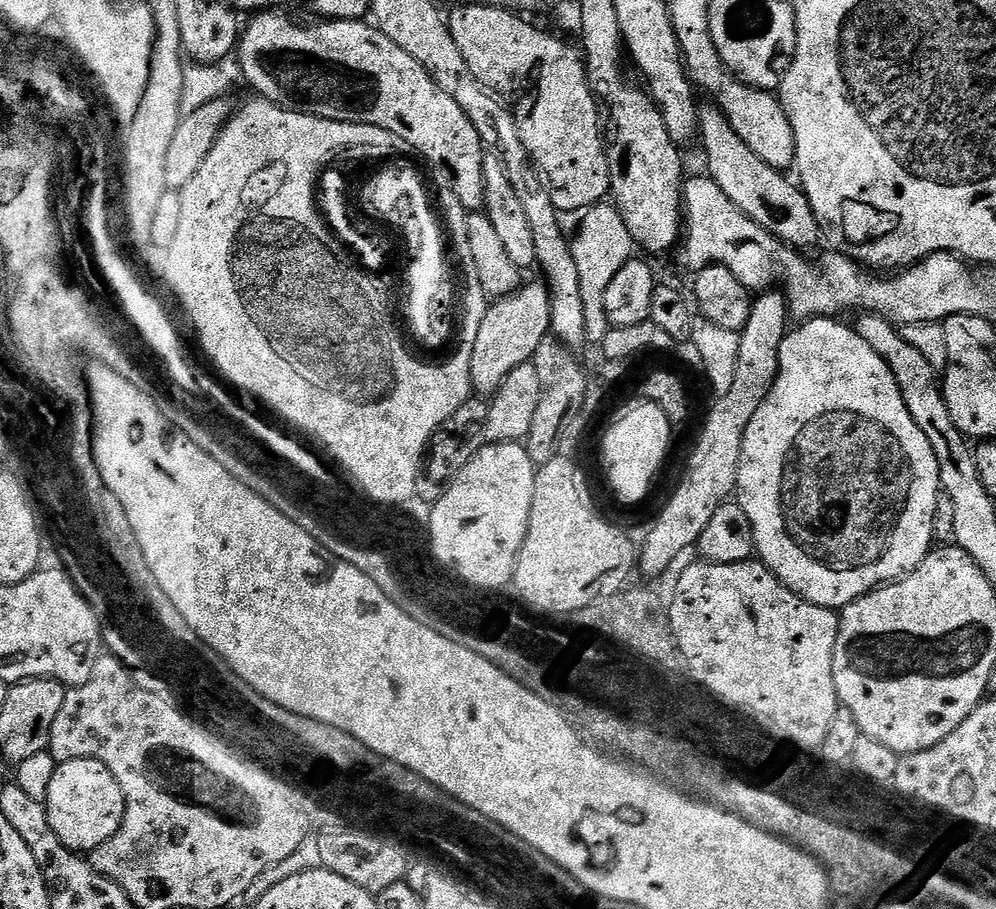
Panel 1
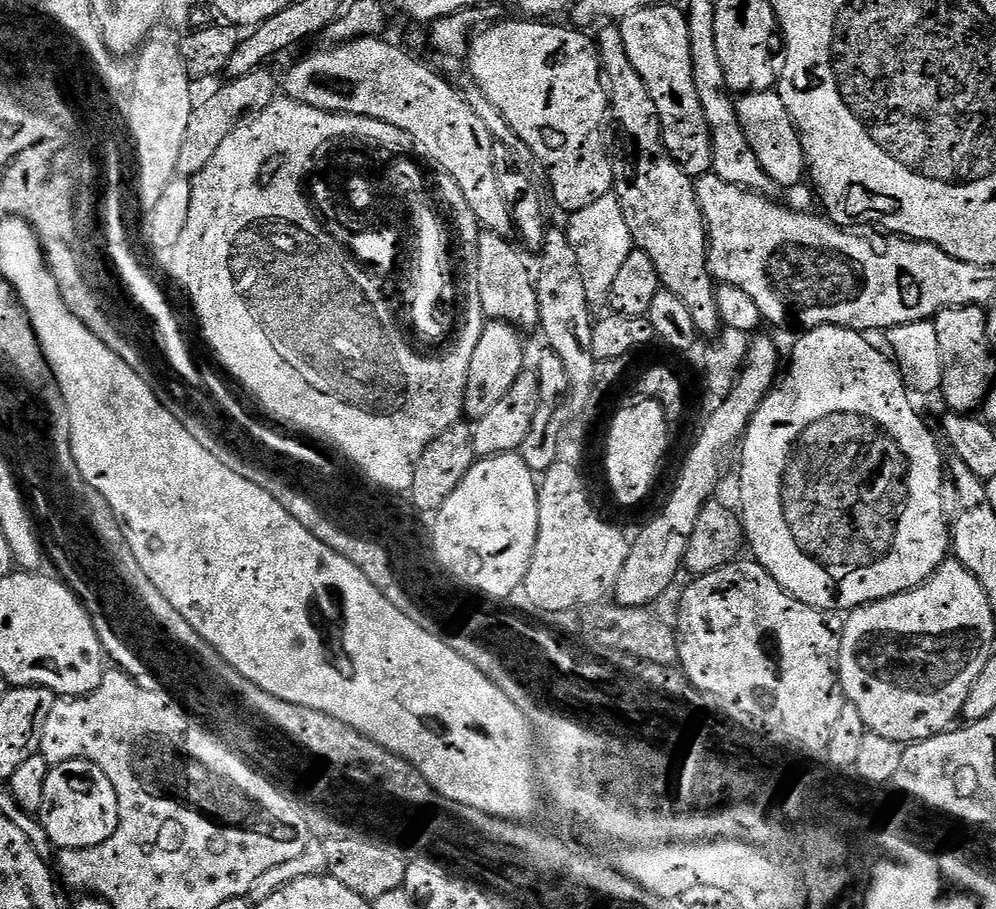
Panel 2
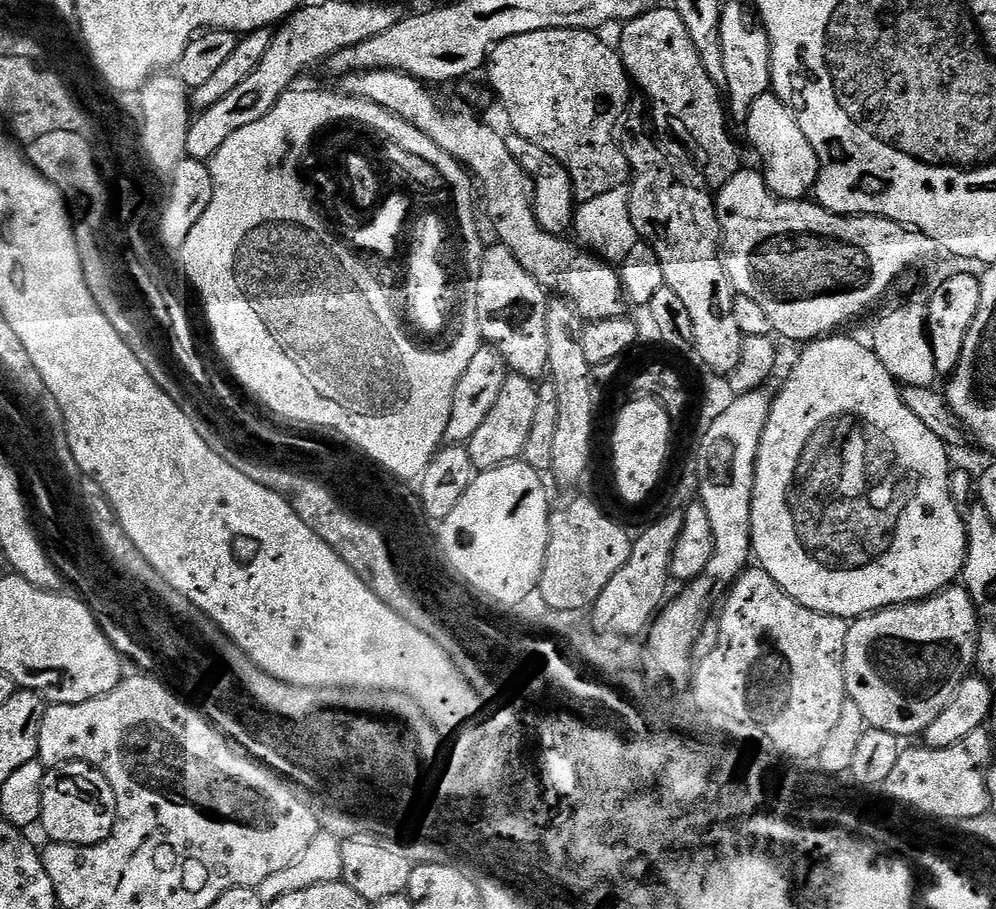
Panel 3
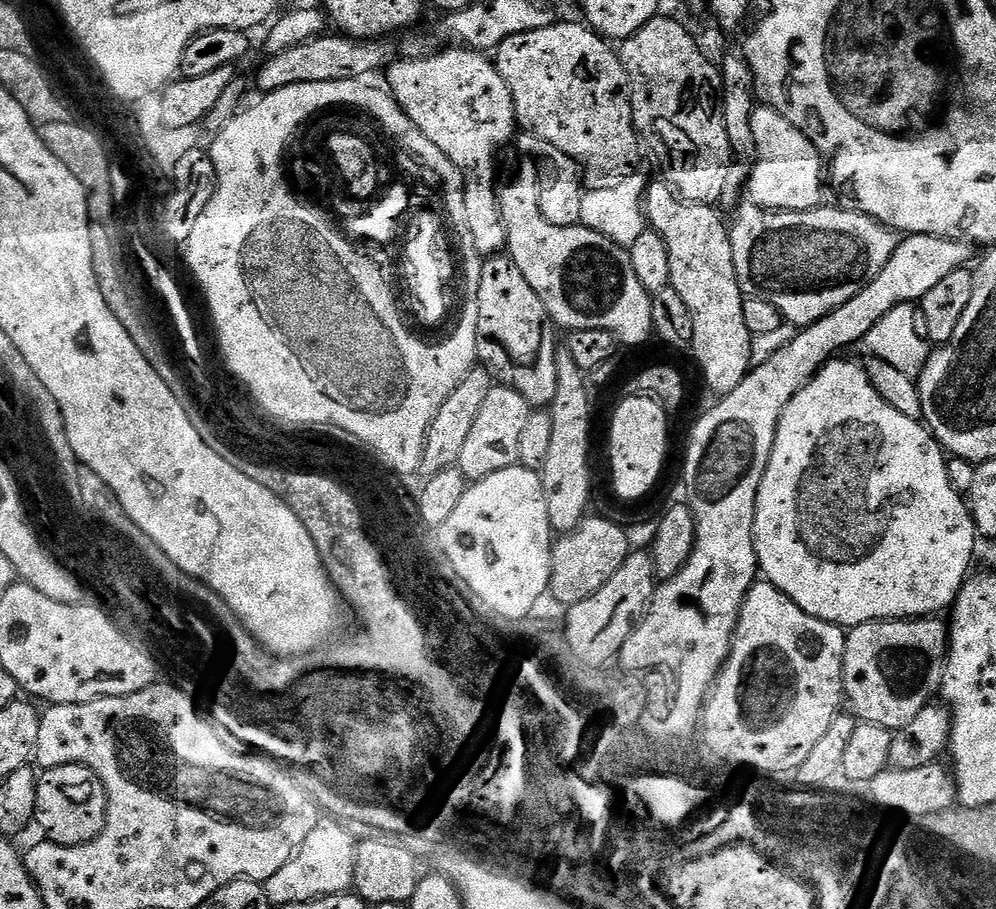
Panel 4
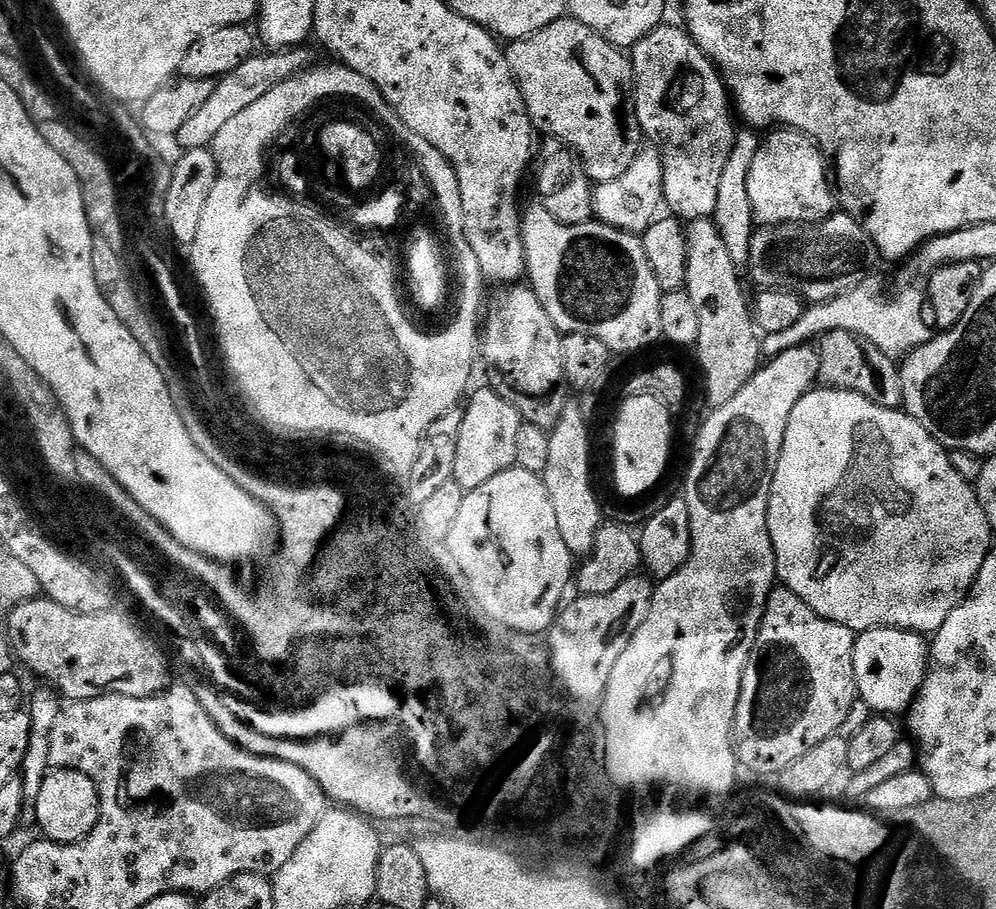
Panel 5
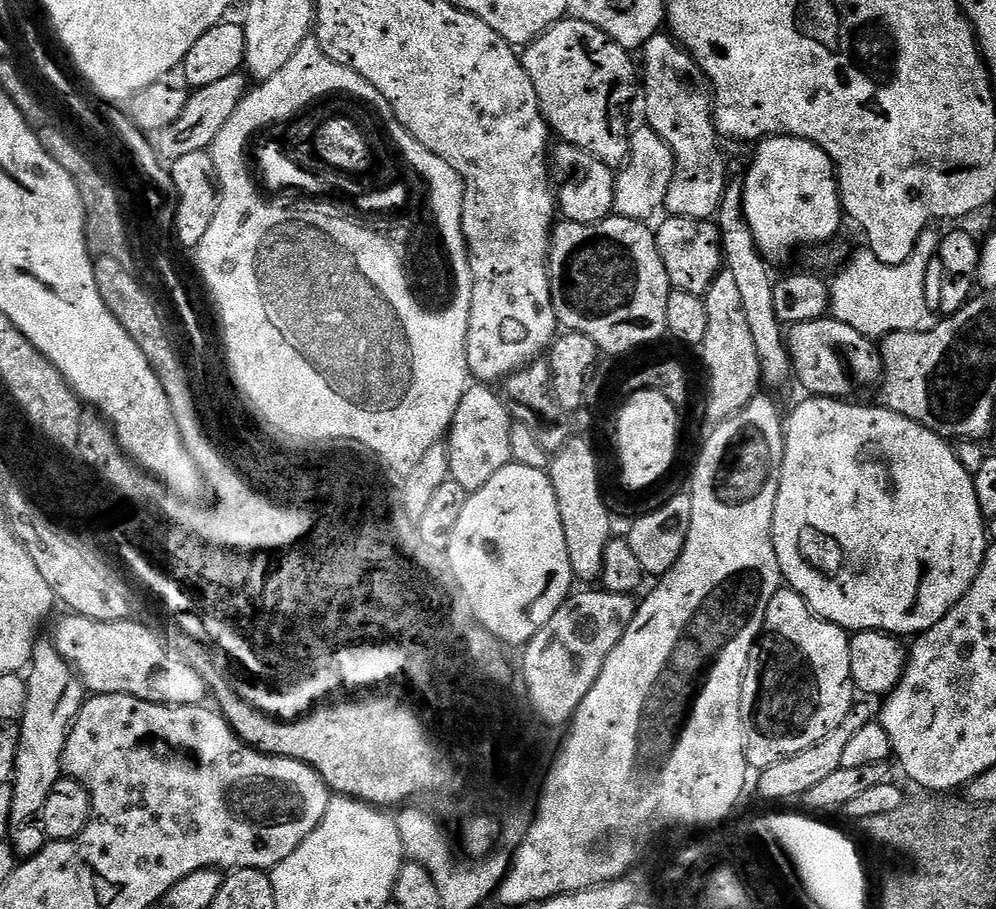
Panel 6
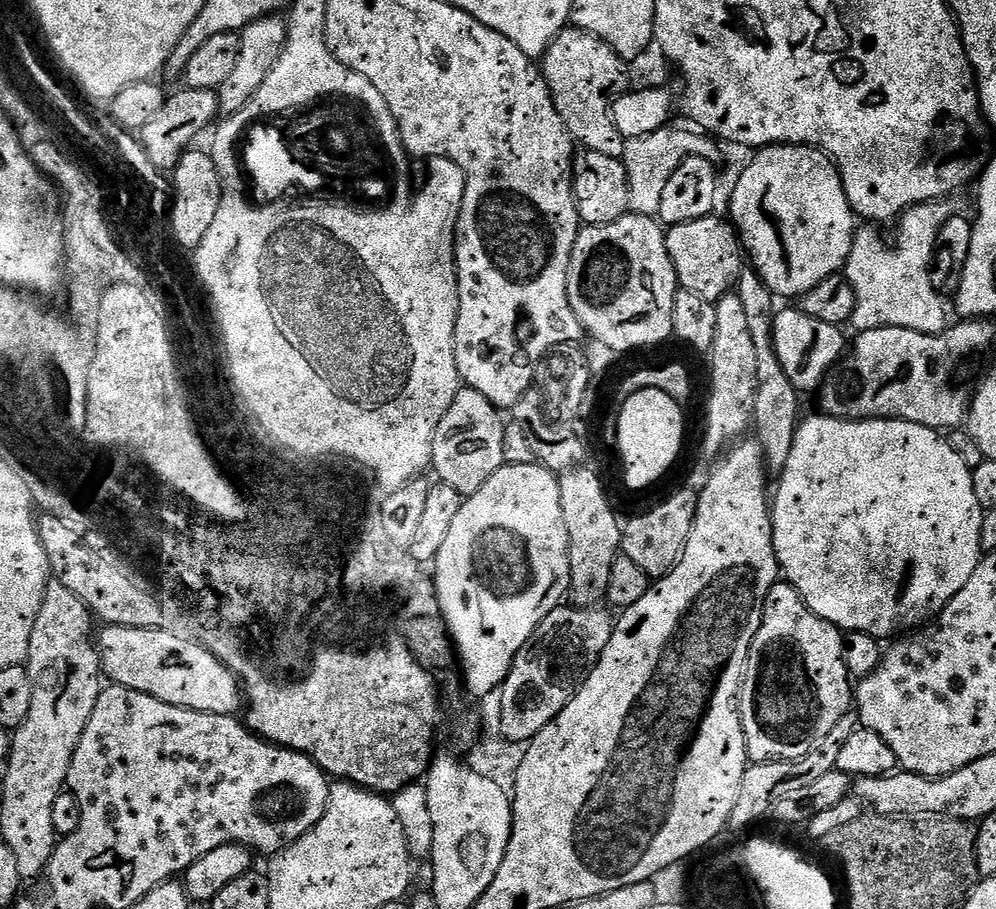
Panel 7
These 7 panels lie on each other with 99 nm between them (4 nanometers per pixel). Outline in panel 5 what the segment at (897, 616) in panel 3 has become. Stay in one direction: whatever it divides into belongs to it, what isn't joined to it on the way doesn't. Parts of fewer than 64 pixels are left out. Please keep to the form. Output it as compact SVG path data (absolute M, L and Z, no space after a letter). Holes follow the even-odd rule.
M871 628L859 633L852 655L857 697L876 714L907 713L924 681L929 647L921 633L901 628Z

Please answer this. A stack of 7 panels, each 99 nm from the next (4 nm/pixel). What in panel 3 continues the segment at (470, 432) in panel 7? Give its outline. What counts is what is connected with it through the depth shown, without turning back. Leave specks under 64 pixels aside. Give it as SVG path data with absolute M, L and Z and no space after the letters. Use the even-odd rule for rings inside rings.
M509 374L506 386L502 386L502 394L498 394L498 402L494 402L490 414L486 414L482 426L478 426L474 438L470 438L466 445L470 462L474 462L477 473L494 470L523 457L526 438L530 438L530 426L534 426L534 414L538 410L539 401L537 385L531 379Z

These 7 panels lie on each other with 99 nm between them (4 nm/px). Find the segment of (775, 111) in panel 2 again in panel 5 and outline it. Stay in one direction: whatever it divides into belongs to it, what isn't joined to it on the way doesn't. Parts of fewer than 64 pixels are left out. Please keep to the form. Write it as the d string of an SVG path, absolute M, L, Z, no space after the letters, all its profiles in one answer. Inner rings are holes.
M769 131L763 137L754 166L750 166L750 206L754 206L757 221L764 226L816 224L833 215L834 188L824 160L825 153L800 132Z

